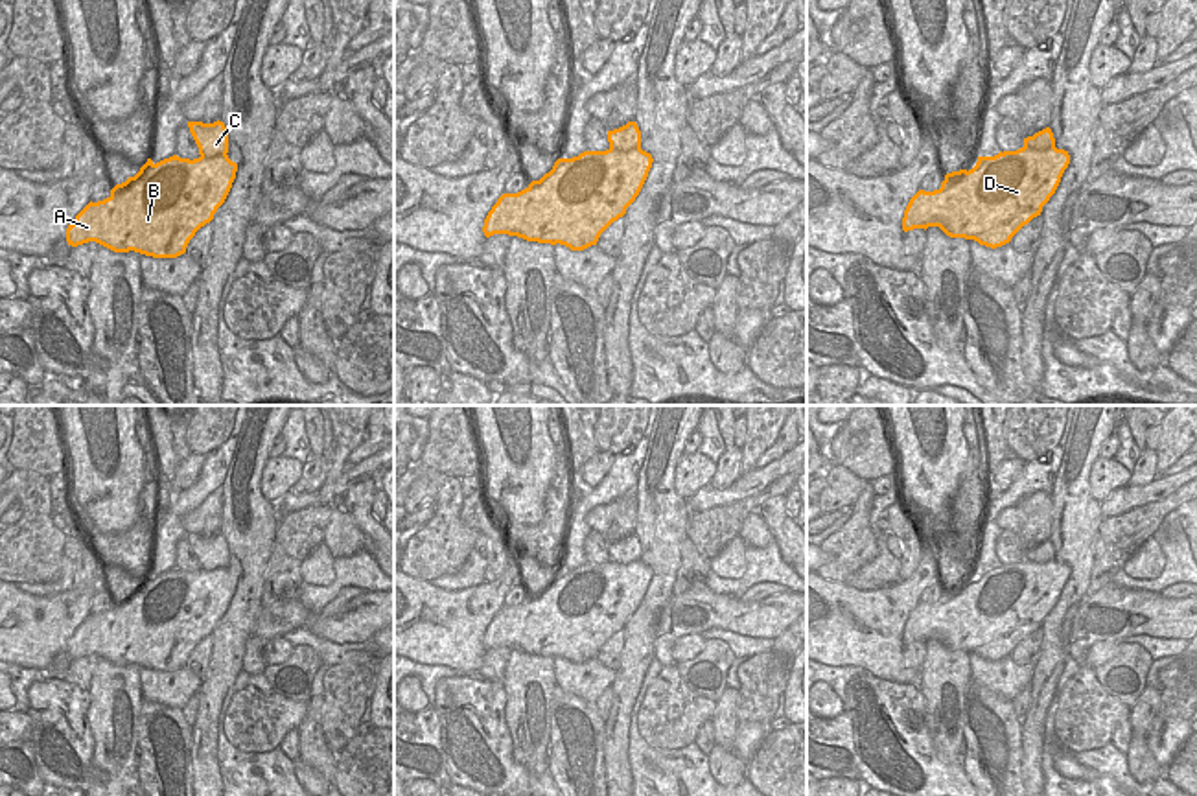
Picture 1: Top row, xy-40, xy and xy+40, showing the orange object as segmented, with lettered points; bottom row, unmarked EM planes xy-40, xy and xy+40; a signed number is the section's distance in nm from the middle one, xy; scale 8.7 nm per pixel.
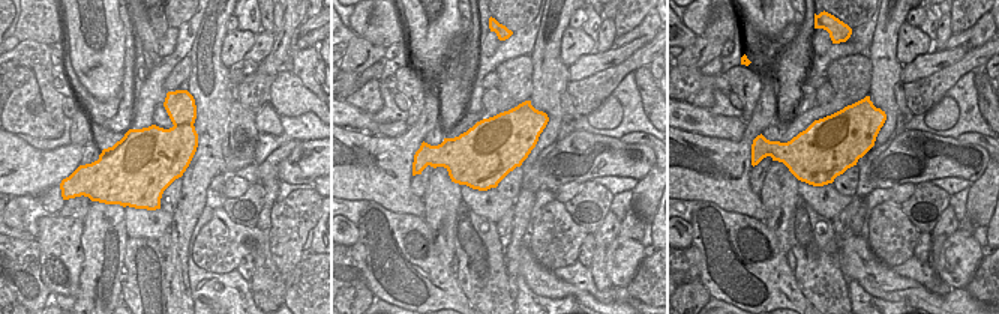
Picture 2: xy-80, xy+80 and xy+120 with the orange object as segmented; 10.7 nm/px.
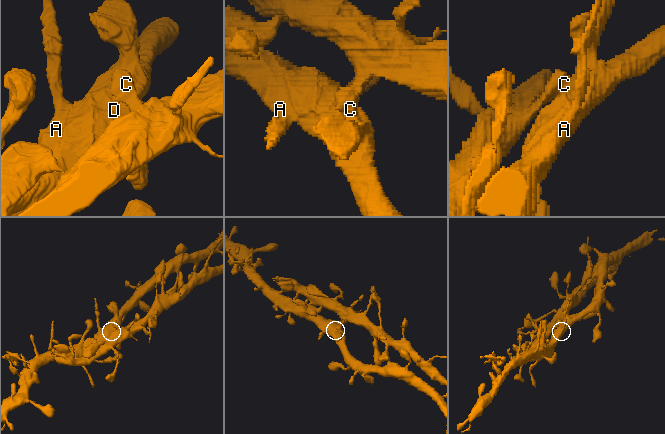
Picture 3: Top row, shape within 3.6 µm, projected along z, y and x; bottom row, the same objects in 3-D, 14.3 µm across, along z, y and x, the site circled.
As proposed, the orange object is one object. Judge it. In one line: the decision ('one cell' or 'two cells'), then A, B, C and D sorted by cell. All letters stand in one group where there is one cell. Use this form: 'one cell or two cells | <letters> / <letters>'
two cells | A B D / C

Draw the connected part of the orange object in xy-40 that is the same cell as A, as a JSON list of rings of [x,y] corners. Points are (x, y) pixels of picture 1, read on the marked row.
[[[228,155],[147,162],[134,177],[116,184],[110,195],[88,203],[66,228],[72,247],[96,241],[114,252],[140,252],[153,258],[177,258],[186,252],[195,232],[214,219],[236,179],[238,164]]]

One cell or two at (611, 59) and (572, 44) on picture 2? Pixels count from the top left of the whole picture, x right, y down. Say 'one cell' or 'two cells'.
two cells

